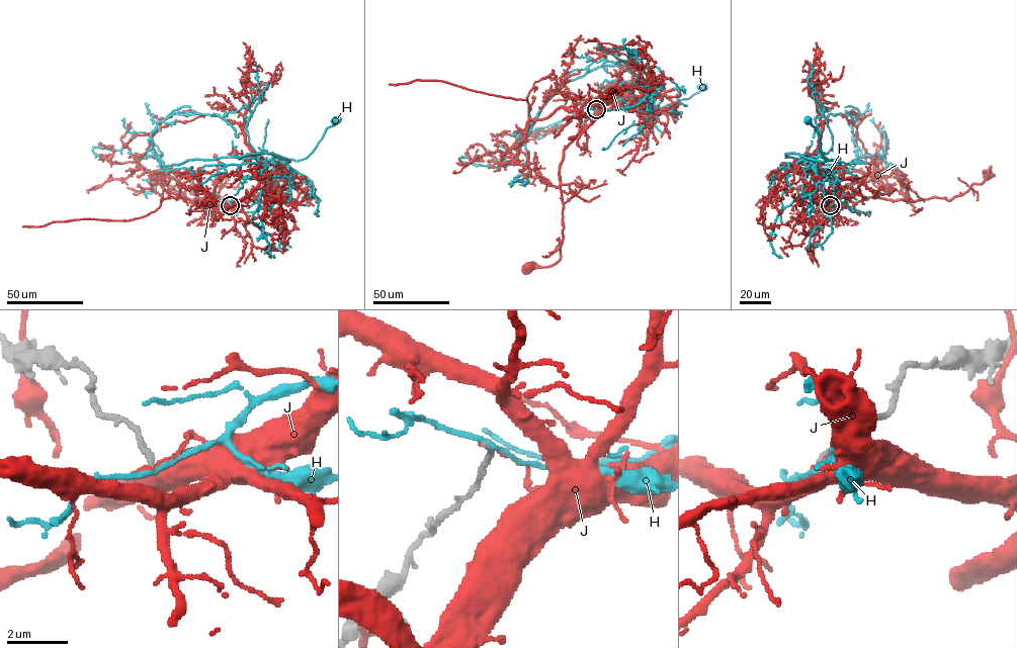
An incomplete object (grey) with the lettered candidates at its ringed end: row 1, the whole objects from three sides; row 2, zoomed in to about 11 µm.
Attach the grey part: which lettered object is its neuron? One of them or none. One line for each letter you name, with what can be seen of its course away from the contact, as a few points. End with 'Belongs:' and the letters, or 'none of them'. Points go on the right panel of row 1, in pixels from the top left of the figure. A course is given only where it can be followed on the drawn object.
Belongs: none of them

